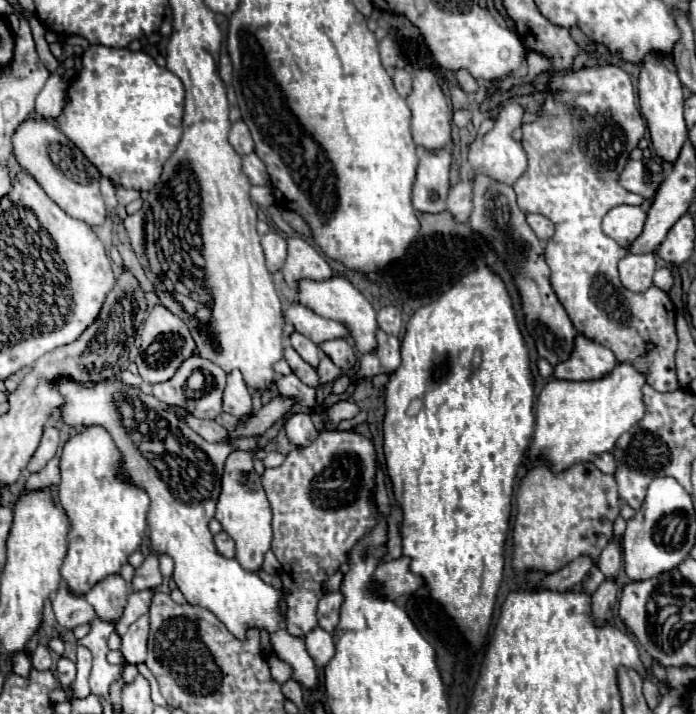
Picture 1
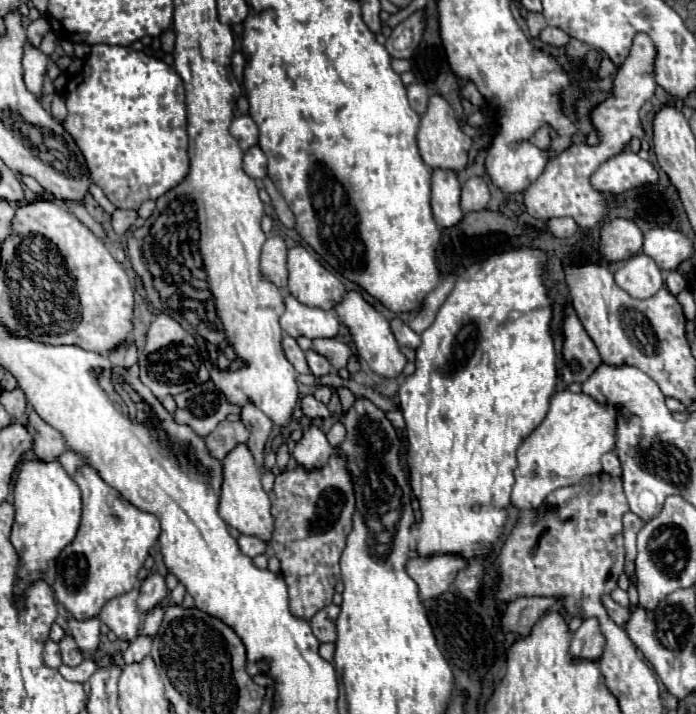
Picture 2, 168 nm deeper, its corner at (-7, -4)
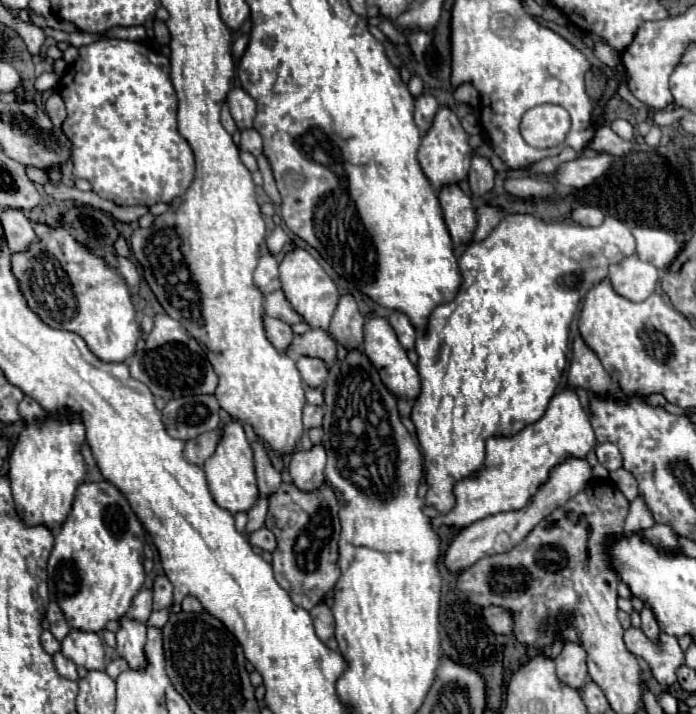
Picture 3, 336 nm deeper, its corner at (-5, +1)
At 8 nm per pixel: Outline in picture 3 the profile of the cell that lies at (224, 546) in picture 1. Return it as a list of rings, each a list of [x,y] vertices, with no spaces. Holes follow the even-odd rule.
[[[259,528],[257,532],[251,532],[247,536],[247,540],[249,540],[251,546],[257,546],[257,548],[263,548],[263,550],[269,550],[269,552],[275,550],[275,536],[267,528]]]

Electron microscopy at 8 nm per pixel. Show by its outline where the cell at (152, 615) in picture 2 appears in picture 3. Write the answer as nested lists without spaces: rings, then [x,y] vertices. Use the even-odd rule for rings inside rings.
[[[157,576],[153,584],[153,610],[163,610],[173,604],[173,584],[167,576]]]

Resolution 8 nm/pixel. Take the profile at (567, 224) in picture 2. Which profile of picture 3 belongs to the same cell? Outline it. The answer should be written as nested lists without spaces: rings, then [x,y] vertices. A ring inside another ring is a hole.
[[[579,206],[571,212],[571,220],[581,226],[599,226],[603,222],[603,212],[593,206]]]

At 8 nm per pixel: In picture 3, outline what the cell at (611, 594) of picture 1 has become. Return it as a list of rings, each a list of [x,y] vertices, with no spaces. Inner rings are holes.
[[[579,642],[565,644],[561,654],[555,658],[555,664],[557,664],[557,676],[561,682],[573,688],[581,688],[589,682],[587,652]]]

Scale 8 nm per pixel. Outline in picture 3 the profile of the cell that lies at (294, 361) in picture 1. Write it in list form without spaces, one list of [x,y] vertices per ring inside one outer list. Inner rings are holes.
[[[271,316],[265,318],[265,330],[267,330],[267,338],[269,342],[279,350],[279,352],[285,352],[293,340],[293,330],[289,324],[281,322],[281,320],[275,320]]]

